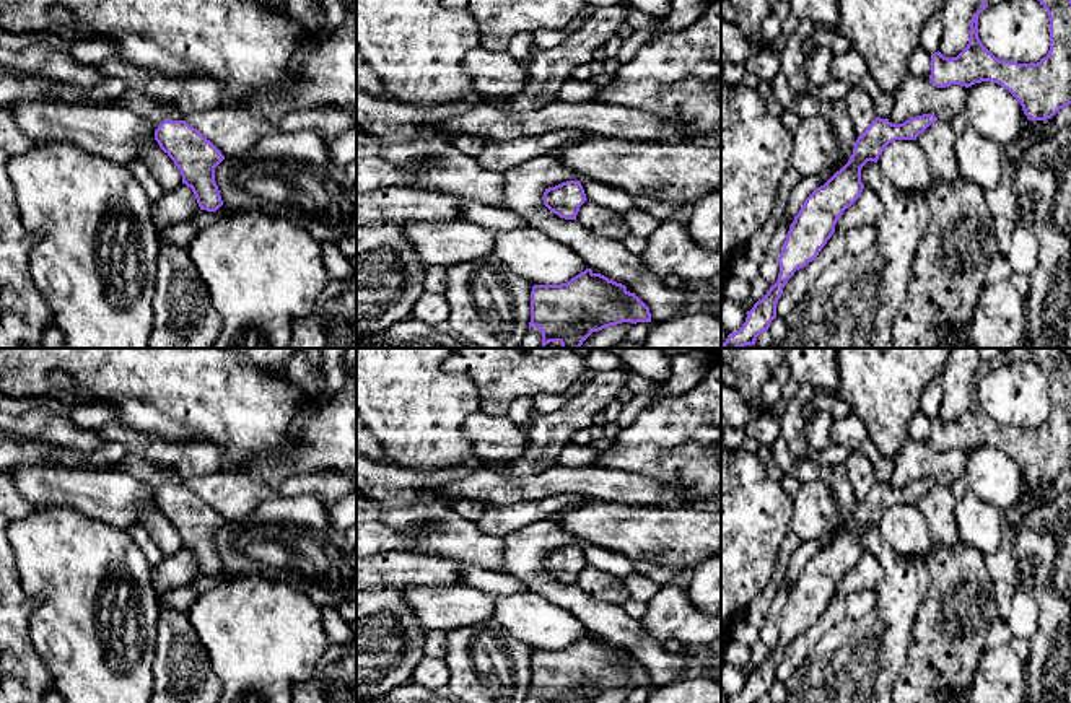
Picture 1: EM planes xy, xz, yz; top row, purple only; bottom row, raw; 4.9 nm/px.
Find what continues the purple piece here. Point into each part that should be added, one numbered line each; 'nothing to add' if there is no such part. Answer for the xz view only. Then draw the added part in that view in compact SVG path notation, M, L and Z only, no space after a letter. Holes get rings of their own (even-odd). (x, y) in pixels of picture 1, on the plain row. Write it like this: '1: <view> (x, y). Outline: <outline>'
nothing to add

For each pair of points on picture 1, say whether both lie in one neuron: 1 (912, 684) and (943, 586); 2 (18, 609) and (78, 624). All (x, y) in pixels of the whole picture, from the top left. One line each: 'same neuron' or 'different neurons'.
1: same neuron
2: different neurons

